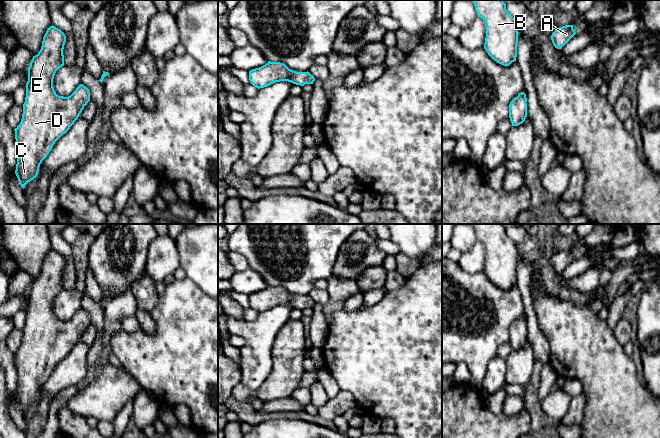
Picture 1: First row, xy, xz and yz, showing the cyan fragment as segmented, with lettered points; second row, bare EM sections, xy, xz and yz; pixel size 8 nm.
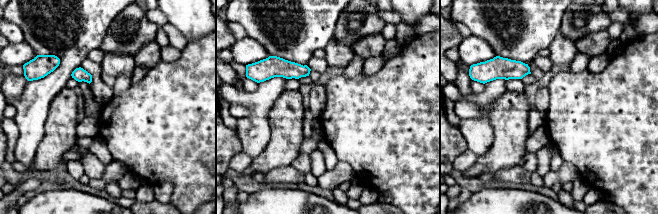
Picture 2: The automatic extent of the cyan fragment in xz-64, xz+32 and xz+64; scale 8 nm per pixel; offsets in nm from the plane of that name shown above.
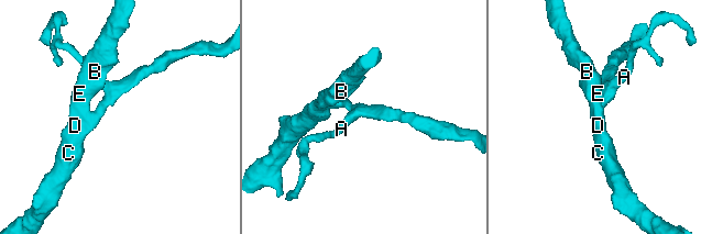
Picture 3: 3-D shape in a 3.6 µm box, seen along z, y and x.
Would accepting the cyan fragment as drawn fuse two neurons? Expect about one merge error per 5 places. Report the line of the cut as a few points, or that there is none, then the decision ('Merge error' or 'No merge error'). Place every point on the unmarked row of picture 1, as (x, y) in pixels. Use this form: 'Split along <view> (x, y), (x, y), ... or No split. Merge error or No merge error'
No split. No merge error

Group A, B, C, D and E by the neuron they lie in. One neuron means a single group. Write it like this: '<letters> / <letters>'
A B C D E

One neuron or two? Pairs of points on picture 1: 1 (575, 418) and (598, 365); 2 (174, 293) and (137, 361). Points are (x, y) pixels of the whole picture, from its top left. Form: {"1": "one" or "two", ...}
{"1": "two", "2": "one"}

